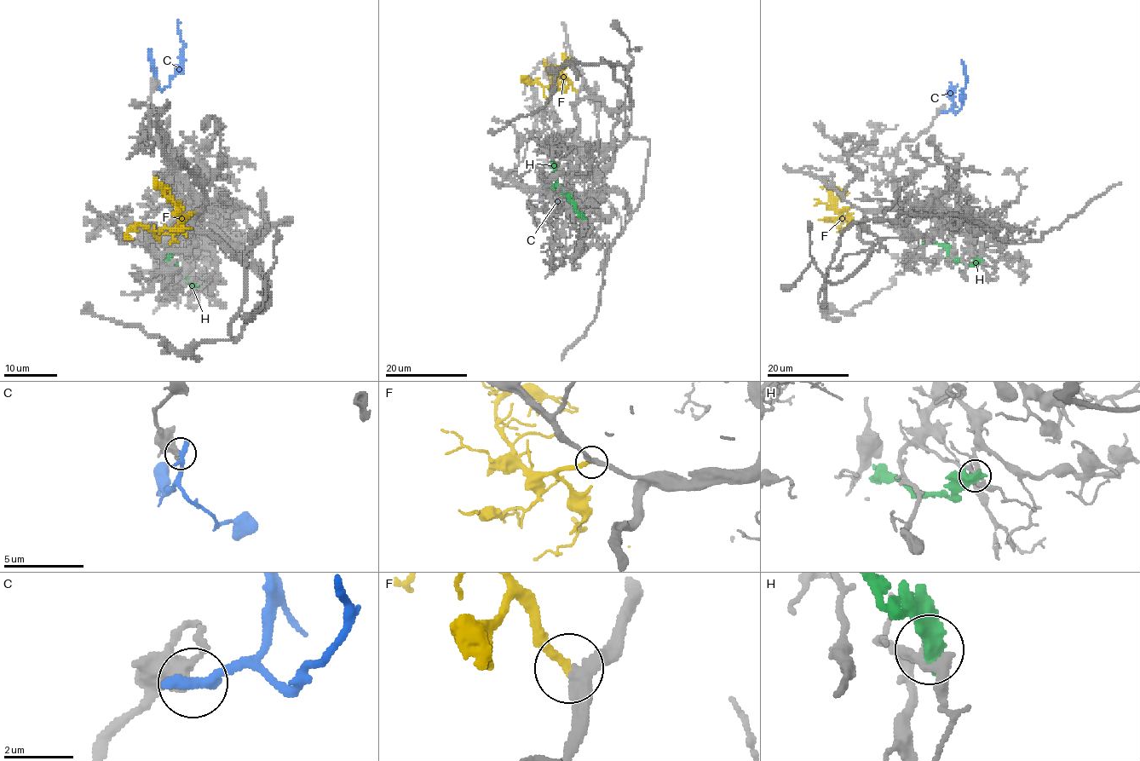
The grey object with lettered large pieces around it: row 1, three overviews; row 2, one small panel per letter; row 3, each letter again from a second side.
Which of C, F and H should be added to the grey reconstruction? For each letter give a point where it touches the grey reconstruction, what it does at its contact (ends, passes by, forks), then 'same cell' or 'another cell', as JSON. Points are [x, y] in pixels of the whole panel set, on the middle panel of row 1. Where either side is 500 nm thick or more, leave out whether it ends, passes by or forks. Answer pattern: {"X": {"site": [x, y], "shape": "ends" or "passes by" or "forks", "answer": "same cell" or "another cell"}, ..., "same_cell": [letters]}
{"C": {"site": [547, 182], "shape": "ends", "answer": "another cell"}, "F": {"site": [576, 91], "shape": "ends", "answer": "same cell"}, "H": {"site": [584, 220], "answer": "another cell"}, "same_cell": ["F"]}

